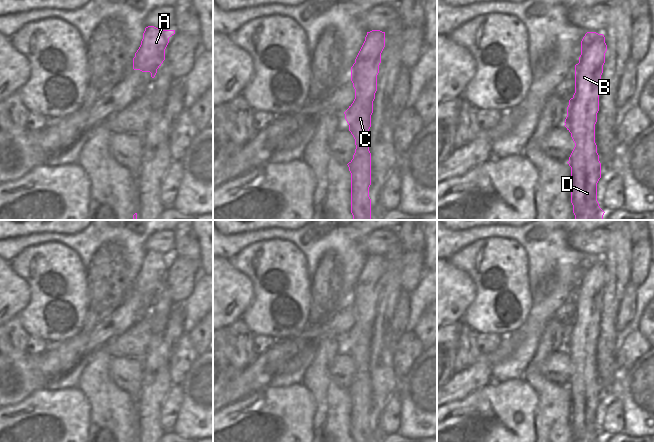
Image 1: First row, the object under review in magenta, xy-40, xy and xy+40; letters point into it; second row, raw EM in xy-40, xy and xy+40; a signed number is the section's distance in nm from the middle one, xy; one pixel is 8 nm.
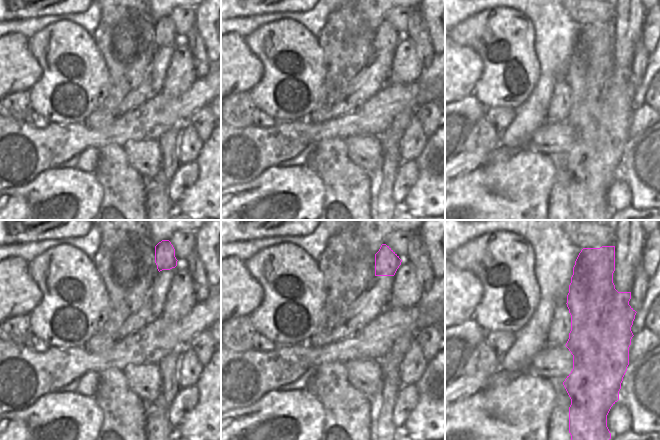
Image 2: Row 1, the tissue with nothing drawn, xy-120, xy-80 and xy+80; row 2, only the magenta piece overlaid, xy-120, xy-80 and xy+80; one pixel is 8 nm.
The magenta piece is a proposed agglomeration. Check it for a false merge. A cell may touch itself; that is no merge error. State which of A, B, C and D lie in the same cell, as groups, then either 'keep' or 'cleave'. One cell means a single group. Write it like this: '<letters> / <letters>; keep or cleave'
A B C / D; cleave

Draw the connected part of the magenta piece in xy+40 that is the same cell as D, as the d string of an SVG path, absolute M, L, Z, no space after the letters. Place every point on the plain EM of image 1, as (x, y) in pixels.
M571 322L567 331L567 341L564 350L571 357L575 367L575 371L567 386L571 391L571 427L573 429L573 437L575 442L603 442L605 436L600 432L597 425L597 407L601 402L601 387L597 377L597 369L595 366L587 365L586 354L573 351L571 347L572 331L573 323Z

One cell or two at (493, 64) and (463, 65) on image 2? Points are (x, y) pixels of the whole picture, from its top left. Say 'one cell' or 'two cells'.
two cells

